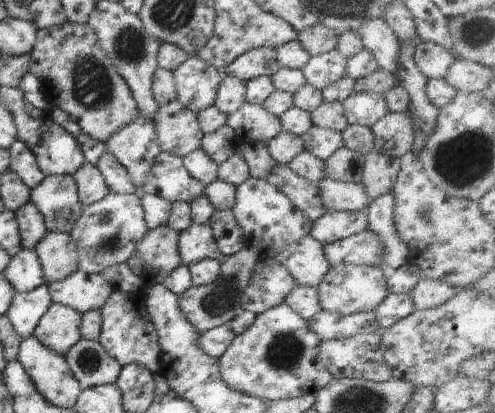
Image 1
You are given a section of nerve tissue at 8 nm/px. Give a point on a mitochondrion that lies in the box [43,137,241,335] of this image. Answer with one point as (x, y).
(111, 243)

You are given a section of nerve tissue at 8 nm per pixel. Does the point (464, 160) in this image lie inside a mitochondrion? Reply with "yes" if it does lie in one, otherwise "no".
yes

